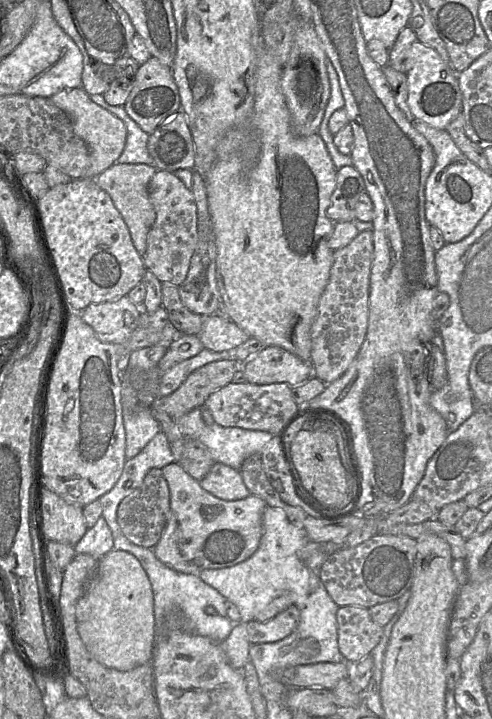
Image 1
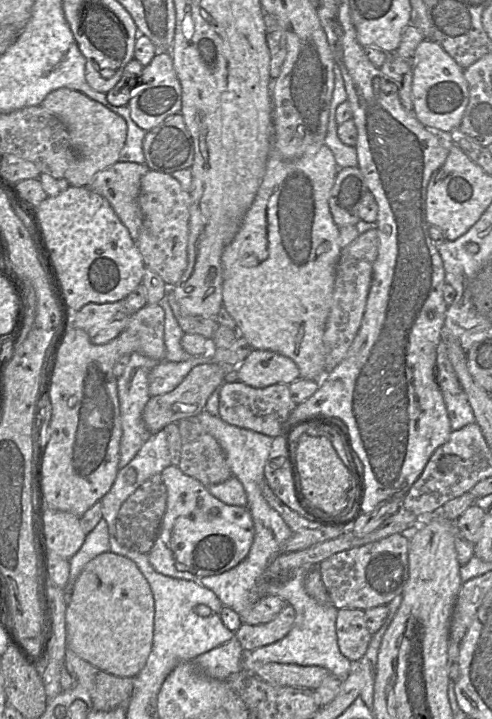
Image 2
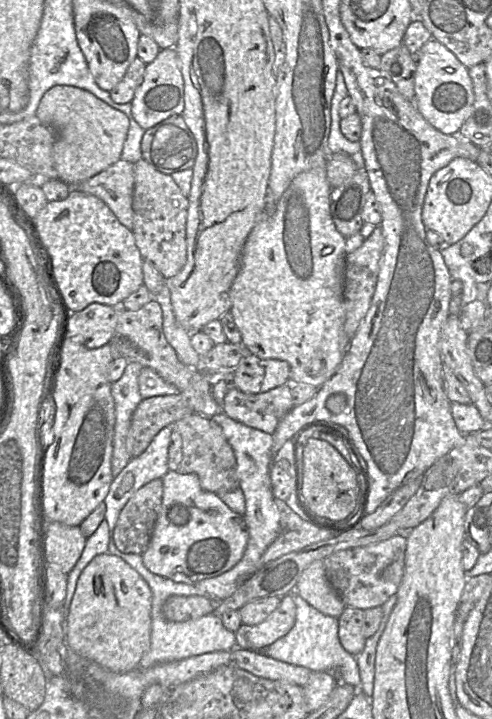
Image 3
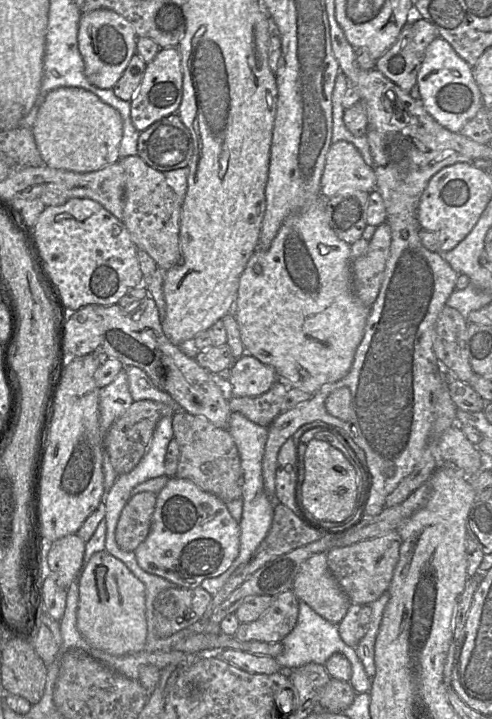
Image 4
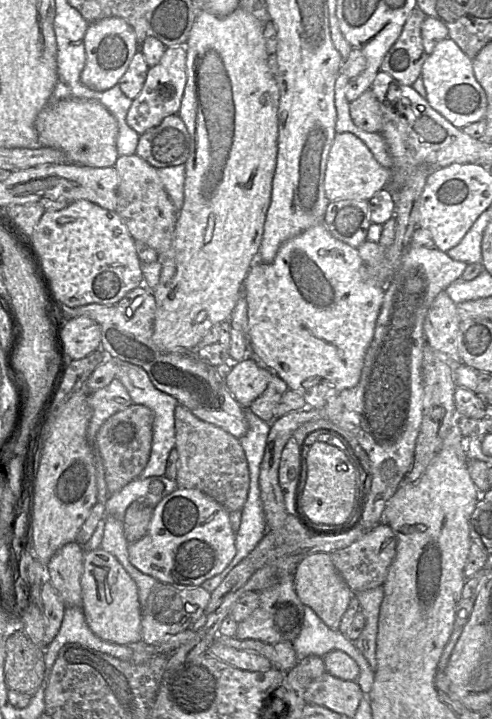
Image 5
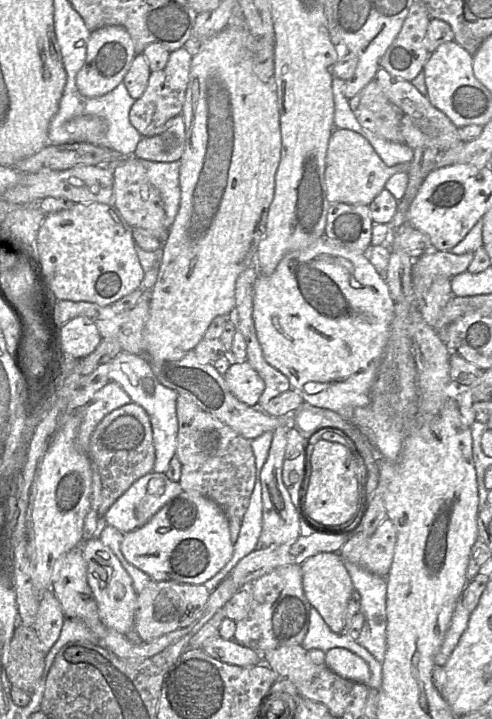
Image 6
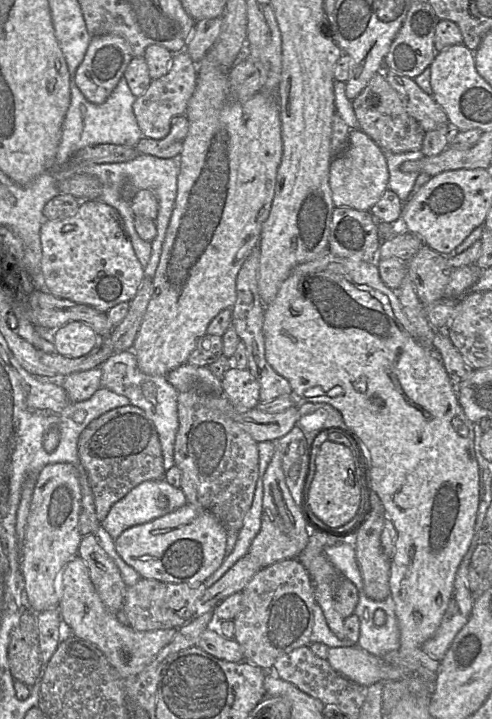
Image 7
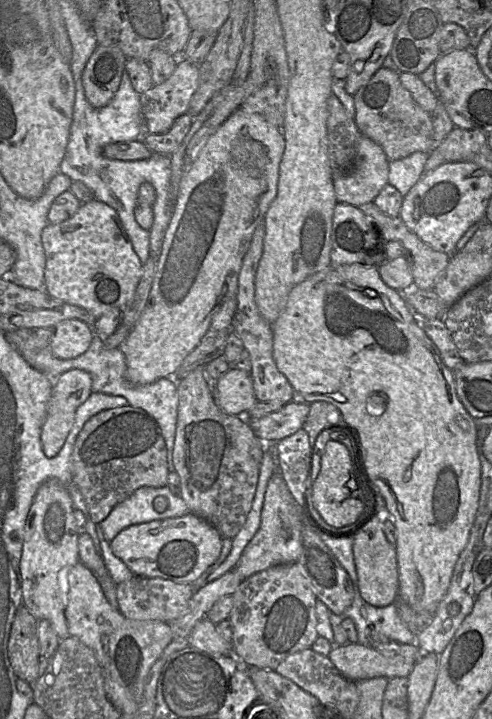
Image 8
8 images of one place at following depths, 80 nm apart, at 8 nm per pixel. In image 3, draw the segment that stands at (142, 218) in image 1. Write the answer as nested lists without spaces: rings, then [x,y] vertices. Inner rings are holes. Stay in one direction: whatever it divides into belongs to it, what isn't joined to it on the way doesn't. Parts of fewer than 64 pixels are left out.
[[[119,160],[93,177],[76,185],[69,185],[101,199],[119,222],[132,231],[134,191],[134,164]]]

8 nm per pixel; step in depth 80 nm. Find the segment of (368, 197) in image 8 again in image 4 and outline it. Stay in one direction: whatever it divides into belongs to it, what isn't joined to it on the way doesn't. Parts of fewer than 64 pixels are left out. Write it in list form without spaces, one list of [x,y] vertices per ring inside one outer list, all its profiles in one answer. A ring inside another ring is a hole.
[[[338,141],[332,143],[326,156],[321,194],[328,200],[344,188],[376,191],[376,175],[352,143]]]

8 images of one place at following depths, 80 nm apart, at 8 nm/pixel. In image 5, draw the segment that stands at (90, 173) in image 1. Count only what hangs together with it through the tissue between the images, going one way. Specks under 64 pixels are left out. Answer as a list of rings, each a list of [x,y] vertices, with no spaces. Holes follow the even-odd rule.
[[[71,98],[60,100],[46,120],[44,130],[38,133],[42,147],[62,151],[68,160],[88,167],[112,167],[119,155],[116,148],[118,125],[114,116],[97,100]]]

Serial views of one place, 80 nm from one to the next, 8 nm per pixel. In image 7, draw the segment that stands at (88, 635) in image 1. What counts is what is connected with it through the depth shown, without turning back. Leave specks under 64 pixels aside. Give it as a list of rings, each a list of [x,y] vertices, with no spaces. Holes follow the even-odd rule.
[[[89,534],[82,537],[78,556],[87,565],[90,579],[103,604],[111,612],[120,614],[127,586],[117,565],[101,547],[96,536]]]

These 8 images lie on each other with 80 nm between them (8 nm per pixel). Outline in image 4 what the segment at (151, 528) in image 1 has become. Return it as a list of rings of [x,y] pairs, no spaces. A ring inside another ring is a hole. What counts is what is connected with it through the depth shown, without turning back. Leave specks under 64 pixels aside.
[[[141,492],[128,500],[115,529],[115,541],[121,550],[134,552],[146,539],[150,532],[156,499],[155,493]]]

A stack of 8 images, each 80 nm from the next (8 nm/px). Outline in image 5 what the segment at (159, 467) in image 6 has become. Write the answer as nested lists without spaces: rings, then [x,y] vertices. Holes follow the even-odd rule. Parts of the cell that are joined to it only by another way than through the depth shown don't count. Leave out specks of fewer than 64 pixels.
[[[117,361],[115,378],[119,379],[130,395],[133,404],[141,404],[153,412],[153,437],[149,460],[139,475],[140,478],[163,476],[166,472],[167,459],[175,447],[175,408],[177,400],[171,395],[158,390],[151,382],[147,372],[140,366],[125,361]]]

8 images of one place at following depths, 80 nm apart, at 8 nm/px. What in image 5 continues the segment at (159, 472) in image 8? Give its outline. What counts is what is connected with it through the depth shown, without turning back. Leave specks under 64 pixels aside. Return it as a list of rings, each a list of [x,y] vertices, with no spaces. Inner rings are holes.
[[[132,404],[110,416],[100,427],[95,438],[94,449],[103,460],[105,480],[110,495],[139,477],[145,468],[152,445],[153,417],[153,412],[148,407]]]

